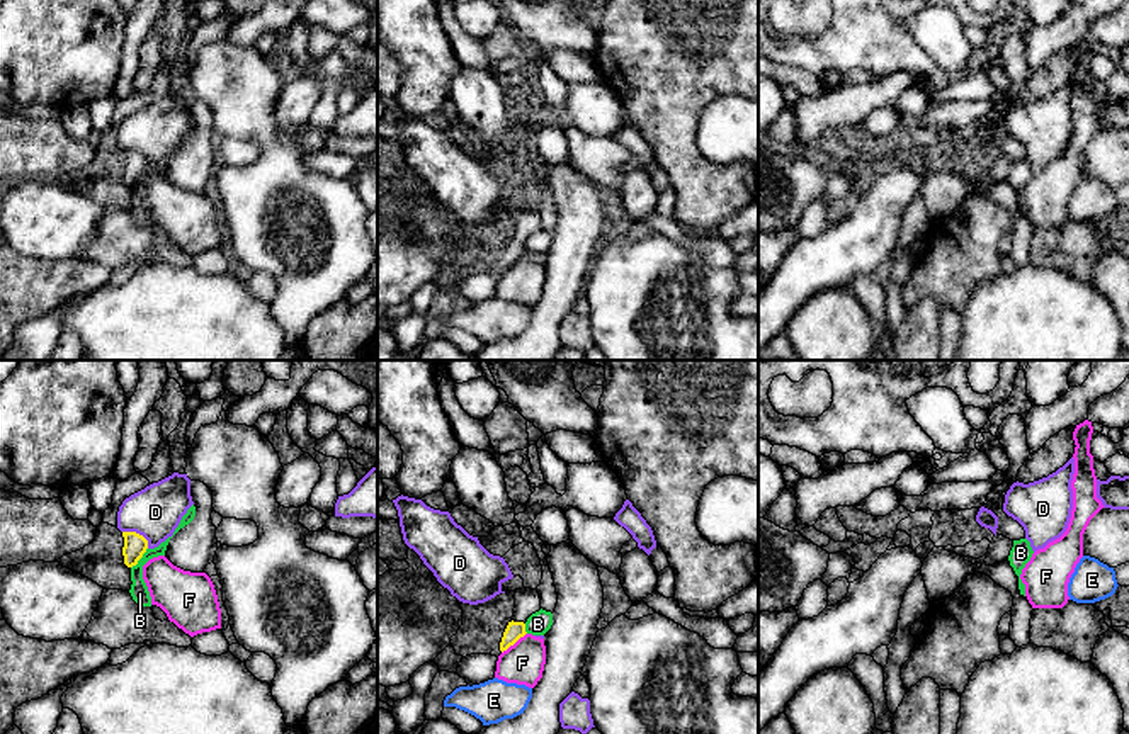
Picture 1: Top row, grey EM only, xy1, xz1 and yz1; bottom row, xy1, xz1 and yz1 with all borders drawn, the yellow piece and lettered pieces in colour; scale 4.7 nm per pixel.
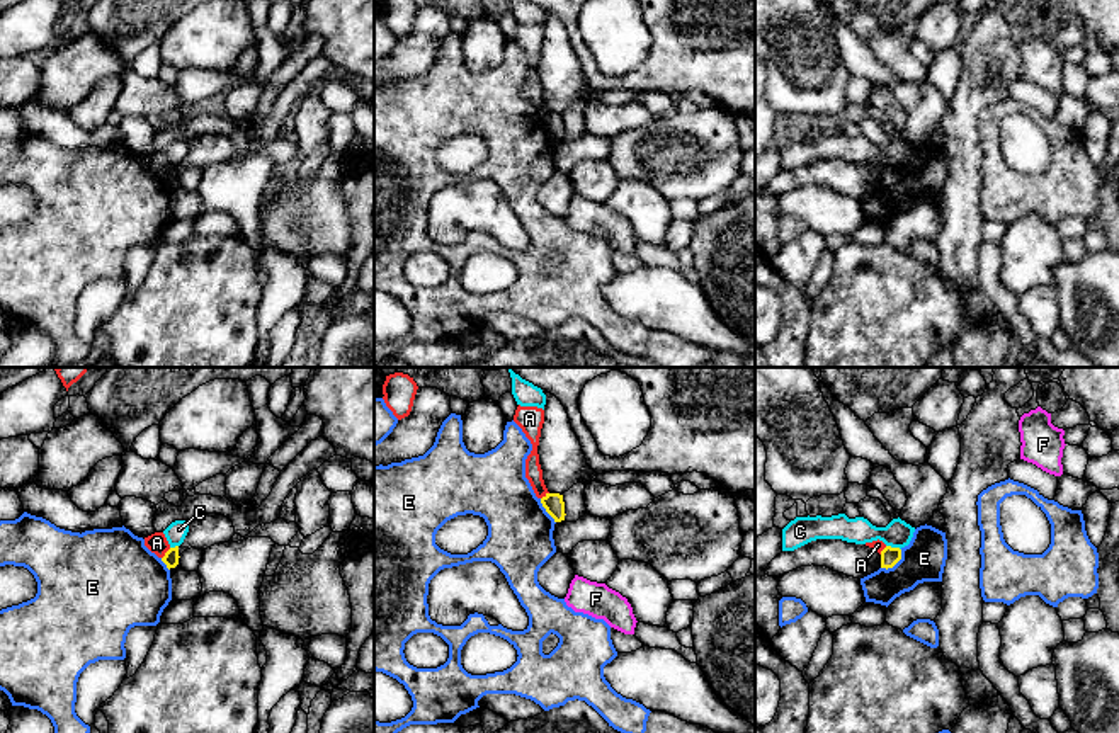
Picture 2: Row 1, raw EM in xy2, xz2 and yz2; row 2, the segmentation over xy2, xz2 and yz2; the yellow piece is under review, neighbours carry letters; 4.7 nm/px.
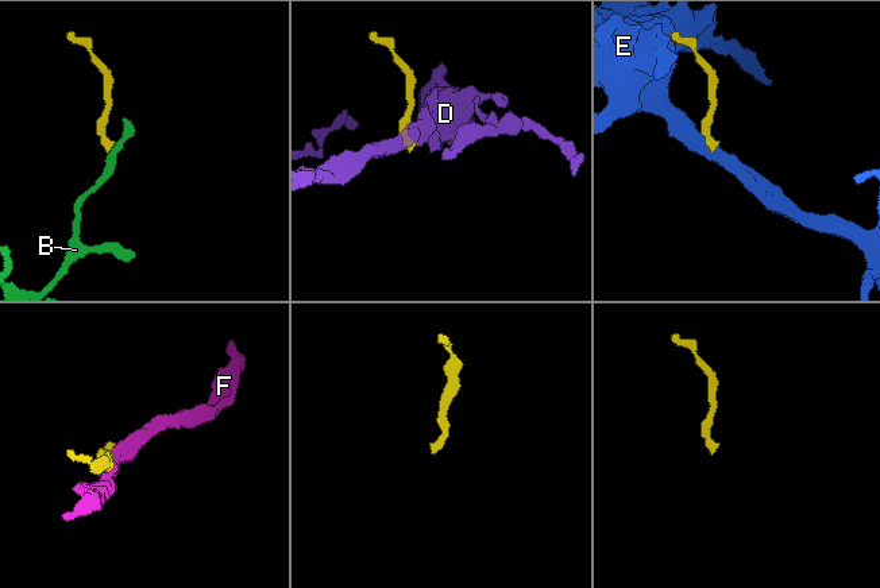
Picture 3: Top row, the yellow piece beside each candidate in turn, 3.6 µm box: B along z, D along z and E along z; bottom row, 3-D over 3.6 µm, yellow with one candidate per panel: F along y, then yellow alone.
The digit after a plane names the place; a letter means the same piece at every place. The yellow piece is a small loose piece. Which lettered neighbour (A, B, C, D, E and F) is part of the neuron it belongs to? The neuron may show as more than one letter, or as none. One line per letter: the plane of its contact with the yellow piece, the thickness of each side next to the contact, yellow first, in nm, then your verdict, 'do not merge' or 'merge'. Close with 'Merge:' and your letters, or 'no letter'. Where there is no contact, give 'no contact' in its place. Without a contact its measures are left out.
A: contact in xy2; calibres 70 and 100 nm; do not merge
B: contact in xy1; calibres 110 and 90 nm; do not merge
C: contact in yz2; calibres 90 and 130 nm; do not merge
D: contact in xy1; calibres 110 and 240 nm; do not merge
E: contact in yz2; calibres 90 and 200 nm; do not merge
F: contact in xz1; calibres 90 and 200 nm; do not merge
Merge: no letter

